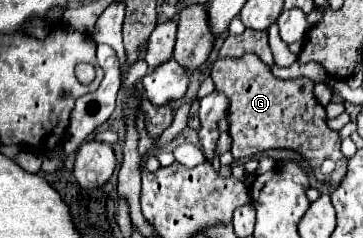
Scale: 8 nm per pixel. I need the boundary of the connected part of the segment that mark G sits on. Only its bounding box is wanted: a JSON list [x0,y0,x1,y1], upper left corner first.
[211,53,347,185]

